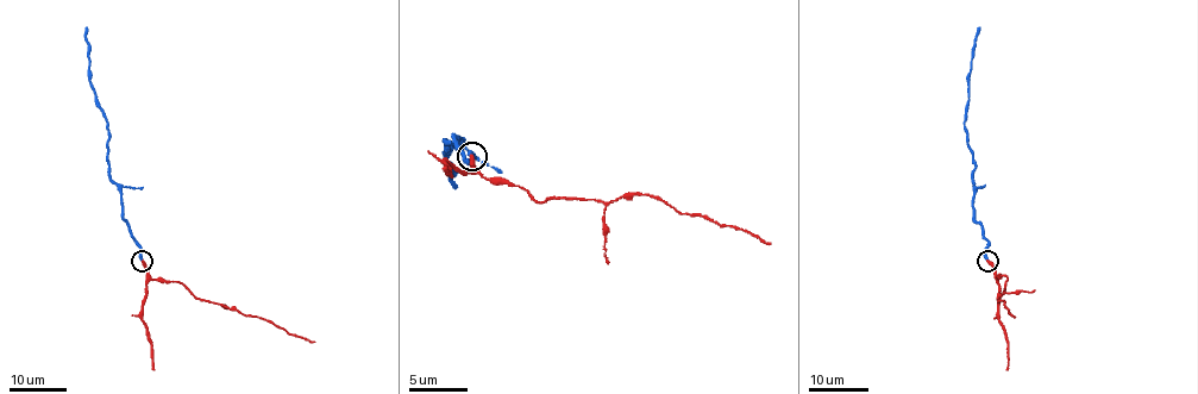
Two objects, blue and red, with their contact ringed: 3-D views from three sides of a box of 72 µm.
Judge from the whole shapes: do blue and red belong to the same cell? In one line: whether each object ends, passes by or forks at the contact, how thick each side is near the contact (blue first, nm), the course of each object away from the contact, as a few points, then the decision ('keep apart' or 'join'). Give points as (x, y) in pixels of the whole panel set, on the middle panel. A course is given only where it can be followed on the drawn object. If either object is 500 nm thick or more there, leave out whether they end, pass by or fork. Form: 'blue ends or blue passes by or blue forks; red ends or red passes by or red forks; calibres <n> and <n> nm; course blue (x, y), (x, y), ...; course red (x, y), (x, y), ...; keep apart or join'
blue ends; red ends; calibres 260 and 360 nm; course blue (471, 157), (456, 137), (462, 143), (445, 141), (451, 149), (463, 139), (443, 155), (452, 188); course red (471, 157), (482, 175), (524, 188), (537, 201), (607, 202), (651, 194), (681, 213), (727, 225), (770, 244); join

